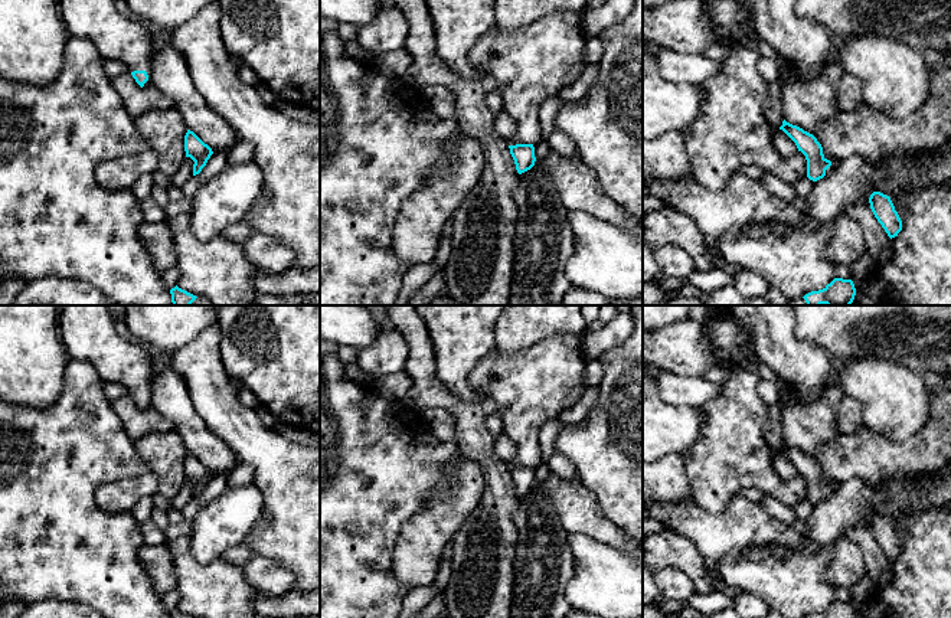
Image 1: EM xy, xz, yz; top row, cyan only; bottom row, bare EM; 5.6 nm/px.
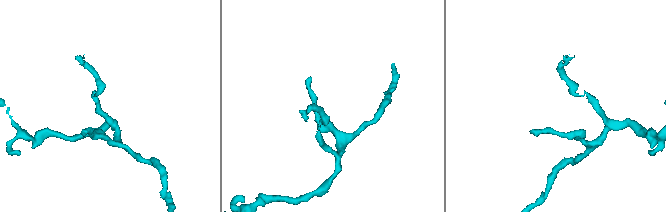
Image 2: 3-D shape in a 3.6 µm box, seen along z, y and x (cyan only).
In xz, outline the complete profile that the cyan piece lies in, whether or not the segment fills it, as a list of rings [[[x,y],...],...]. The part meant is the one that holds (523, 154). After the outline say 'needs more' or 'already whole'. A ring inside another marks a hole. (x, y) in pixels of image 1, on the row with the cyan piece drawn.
[[[516,144],[509,145],[509,148],[519,174],[530,170],[535,166],[536,157],[533,144]]] | already whole

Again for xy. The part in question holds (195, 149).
[[[187,130],[184,135],[186,157],[190,157],[193,164],[193,176],[199,174],[213,154],[212,148],[205,144],[193,131]]] | already whole

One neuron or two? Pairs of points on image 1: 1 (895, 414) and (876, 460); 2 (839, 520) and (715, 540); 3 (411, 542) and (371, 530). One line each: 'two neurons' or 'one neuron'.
1: two neurons
2: two neurons
3: two neurons

